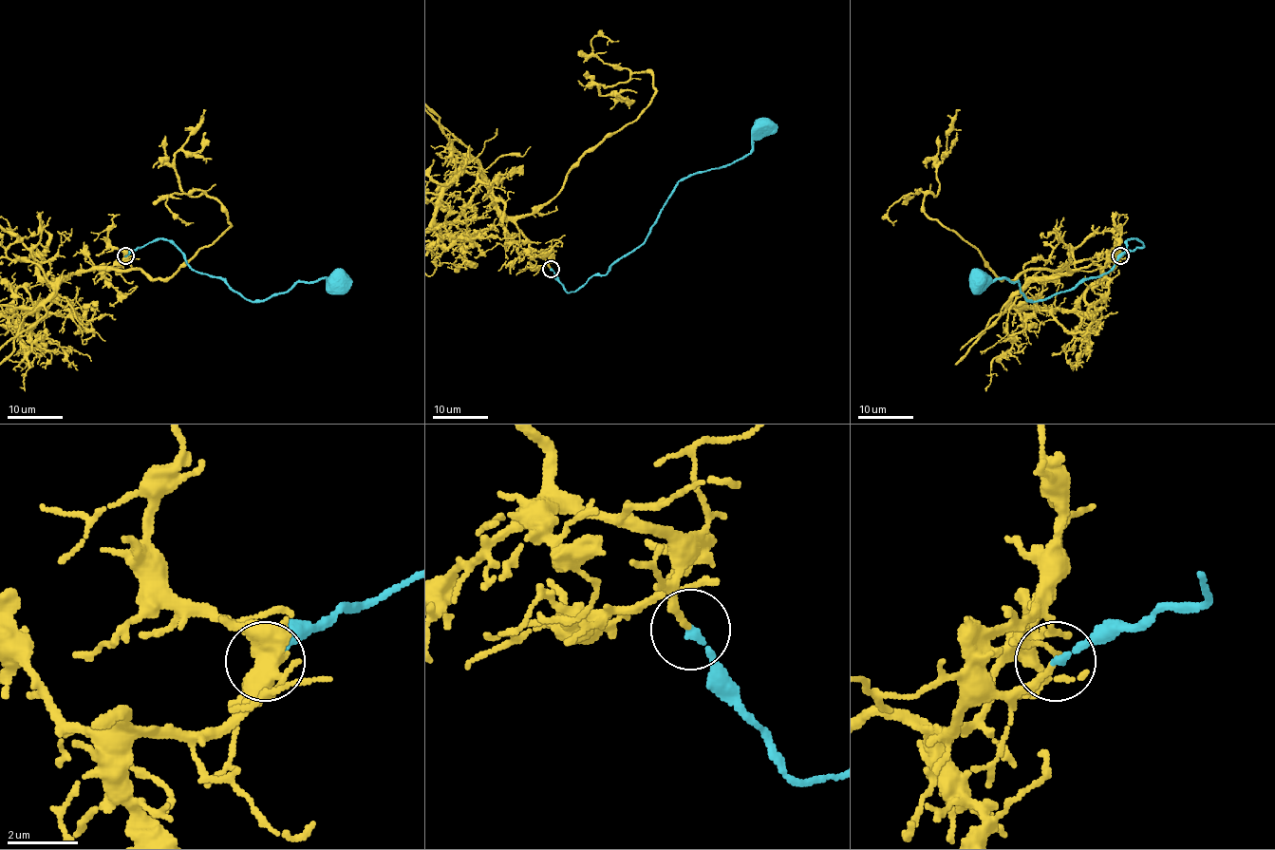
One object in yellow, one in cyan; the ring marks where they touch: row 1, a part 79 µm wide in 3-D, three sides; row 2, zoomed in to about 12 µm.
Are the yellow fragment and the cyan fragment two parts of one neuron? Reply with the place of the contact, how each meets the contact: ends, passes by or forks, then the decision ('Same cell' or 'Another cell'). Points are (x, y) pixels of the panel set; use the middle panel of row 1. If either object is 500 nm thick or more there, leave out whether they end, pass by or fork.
Place: (551, 269). At the ring yellow ends. At the ring cyan ends. Same cell

